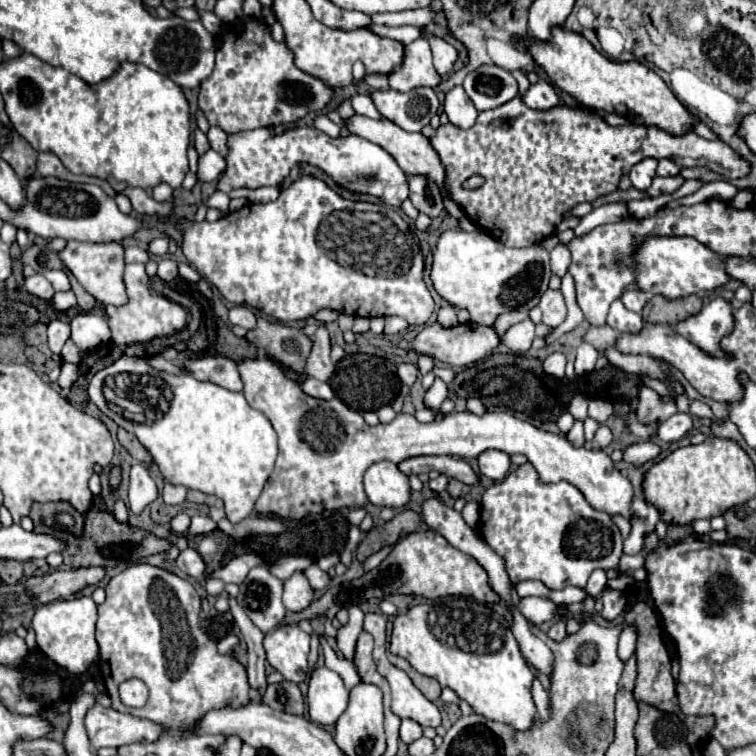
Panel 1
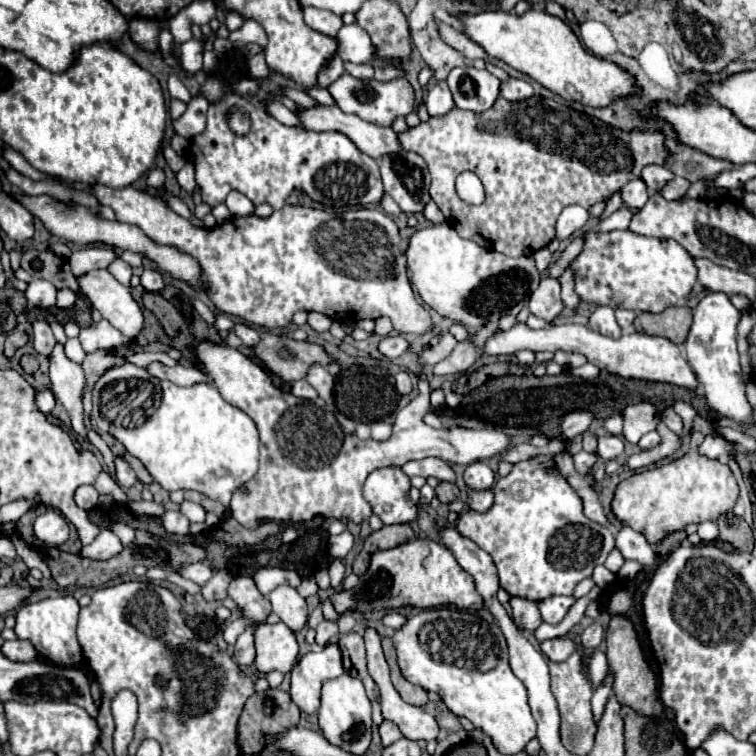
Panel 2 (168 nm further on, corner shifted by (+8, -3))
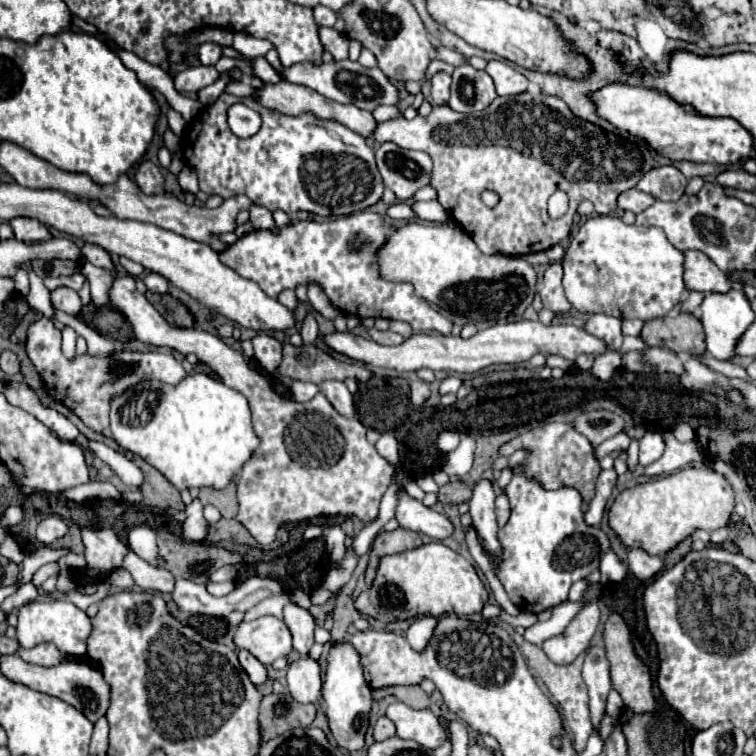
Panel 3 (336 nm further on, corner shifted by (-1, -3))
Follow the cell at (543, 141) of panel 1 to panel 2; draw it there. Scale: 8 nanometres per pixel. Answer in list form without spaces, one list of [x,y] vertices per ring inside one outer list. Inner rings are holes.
[[[537,94],[523,102],[507,102],[499,96],[495,106],[481,114],[453,108],[445,116],[431,116],[427,122],[399,132],[397,138],[403,150],[417,152],[427,162],[431,172],[431,198],[457,234],[473,240],[481,248],[511,258],[527,256],[547,246],[555,238],[555,222],[565,206],[579,204],[589,210],[595,202],[617,192],[629,180],[635,180],[645,166],[663,164],[667,158],[667,152],[663,150],[663,134],[623,132],[587,116],[585,112],[577,112]],[[465,170],[475,172],[485,186],[487,198],[481,206],[465,204],[455,192],[455,178]]]

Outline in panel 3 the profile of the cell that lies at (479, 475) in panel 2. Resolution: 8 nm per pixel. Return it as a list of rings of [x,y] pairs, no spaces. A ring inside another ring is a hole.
[[[482,478],[474,486],[474,496],[470,498],[470,516],[472,526],[478,532],[478,536],[484,540],[486,548],[494,554],[500,552],[500,544],[496,542],[496,514],[494,514],[494,486],[492,480]]]

